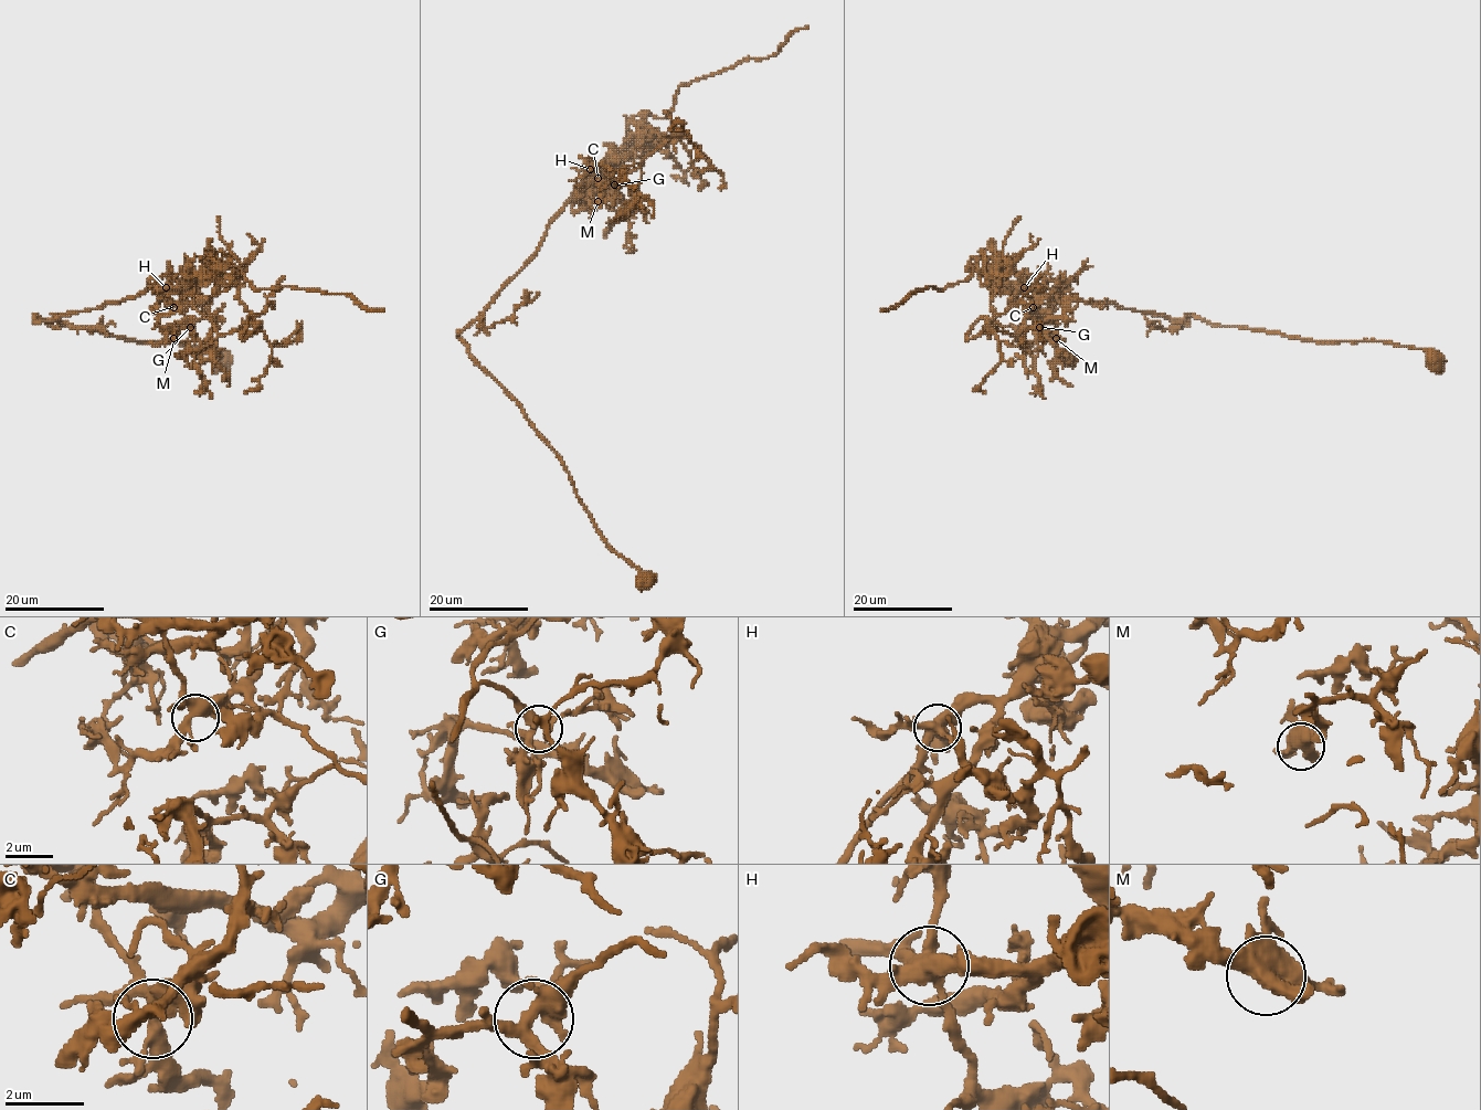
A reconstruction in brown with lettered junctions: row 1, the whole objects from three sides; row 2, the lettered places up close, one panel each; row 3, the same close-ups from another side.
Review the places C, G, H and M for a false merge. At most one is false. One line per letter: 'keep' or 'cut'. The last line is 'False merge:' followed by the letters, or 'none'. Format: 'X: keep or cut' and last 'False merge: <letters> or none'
C: keep
G: keep
H: cut
M: keep
False merge: H

